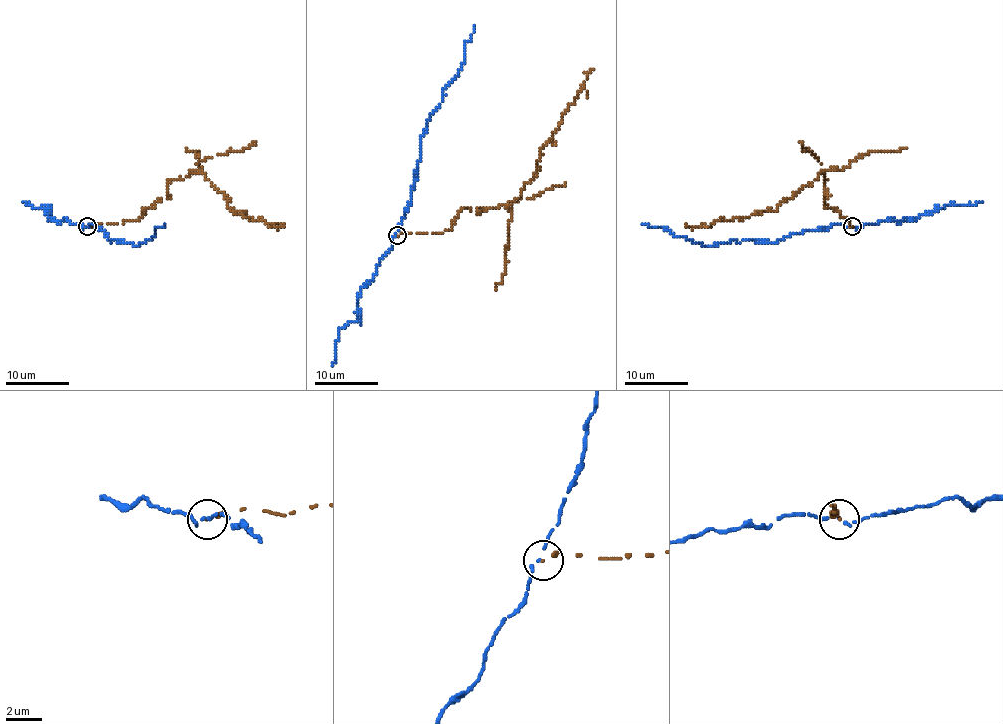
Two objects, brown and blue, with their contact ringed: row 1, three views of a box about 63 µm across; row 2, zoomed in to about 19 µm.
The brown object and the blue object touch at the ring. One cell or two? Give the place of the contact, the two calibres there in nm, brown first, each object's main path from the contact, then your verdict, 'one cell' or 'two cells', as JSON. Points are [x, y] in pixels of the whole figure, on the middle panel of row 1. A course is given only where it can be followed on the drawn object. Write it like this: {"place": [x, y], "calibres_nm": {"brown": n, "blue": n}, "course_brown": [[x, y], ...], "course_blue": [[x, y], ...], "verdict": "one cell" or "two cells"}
{"place": [397, 235], "calibres_nm": {"brown": 170, "blue": 140}, "course_brown": [[397, 235], [449, 229], [465, 207], [511, 206], [534, 177], [541, 149], [593, 68]], "course_blue": [[396, 235], [411, 196], [419, 139], [443, 89], [463, 62], [473, 24]], "verdict": "two cells"}

